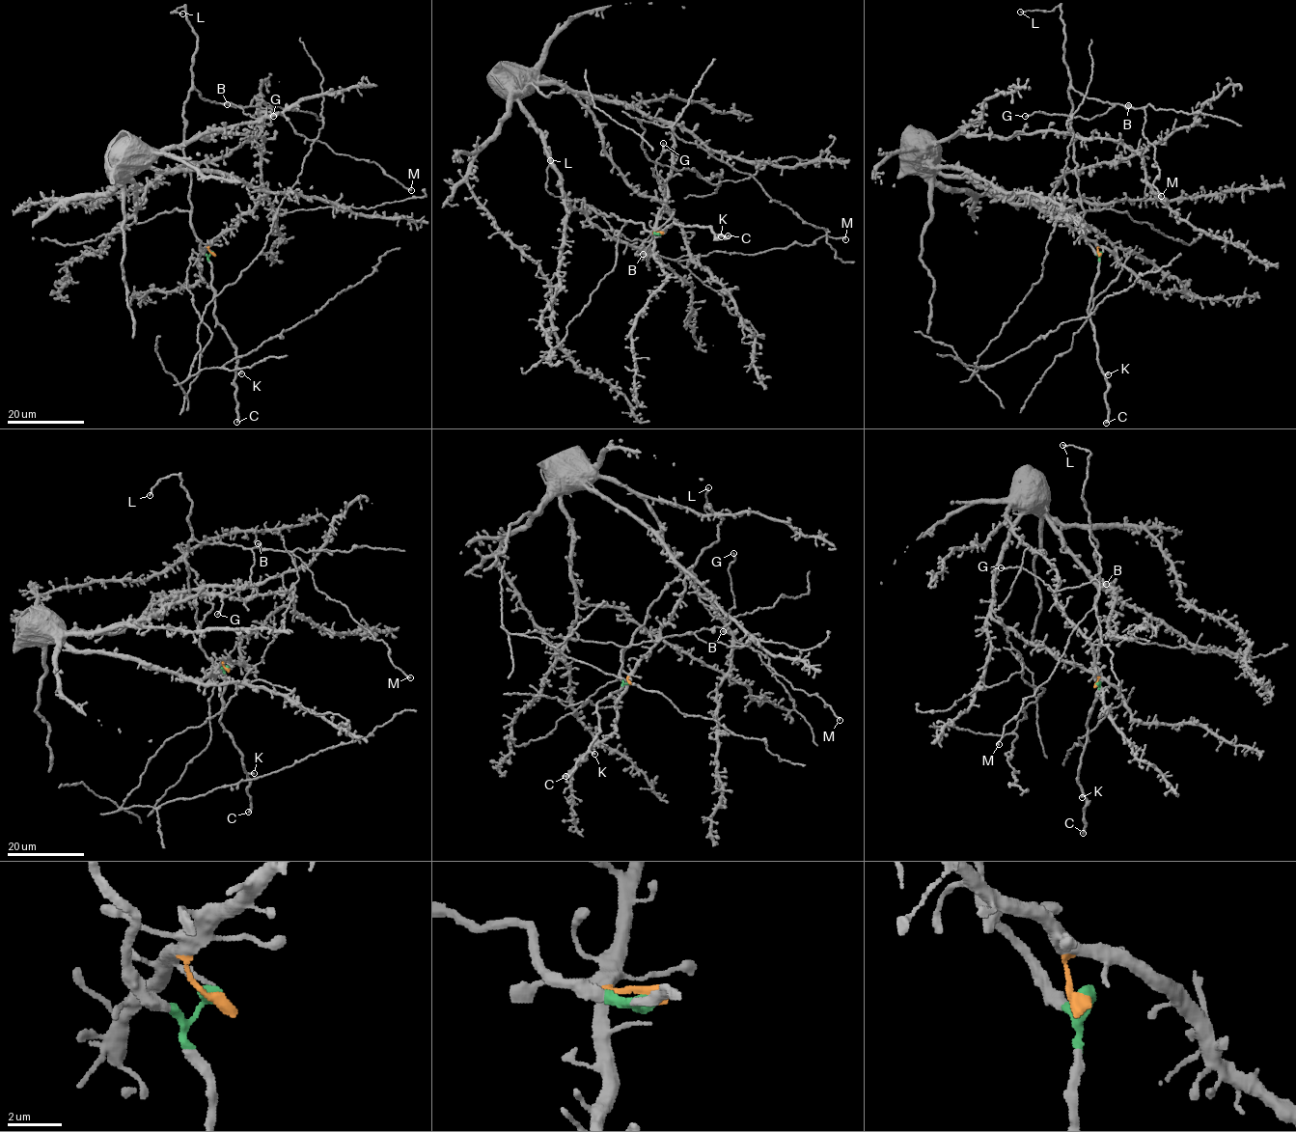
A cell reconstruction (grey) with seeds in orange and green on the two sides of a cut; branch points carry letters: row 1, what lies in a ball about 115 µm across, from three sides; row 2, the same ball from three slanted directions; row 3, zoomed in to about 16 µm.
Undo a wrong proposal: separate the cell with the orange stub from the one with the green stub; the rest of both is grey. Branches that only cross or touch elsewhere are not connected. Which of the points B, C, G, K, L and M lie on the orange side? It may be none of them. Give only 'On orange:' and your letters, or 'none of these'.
On orange: none of these

